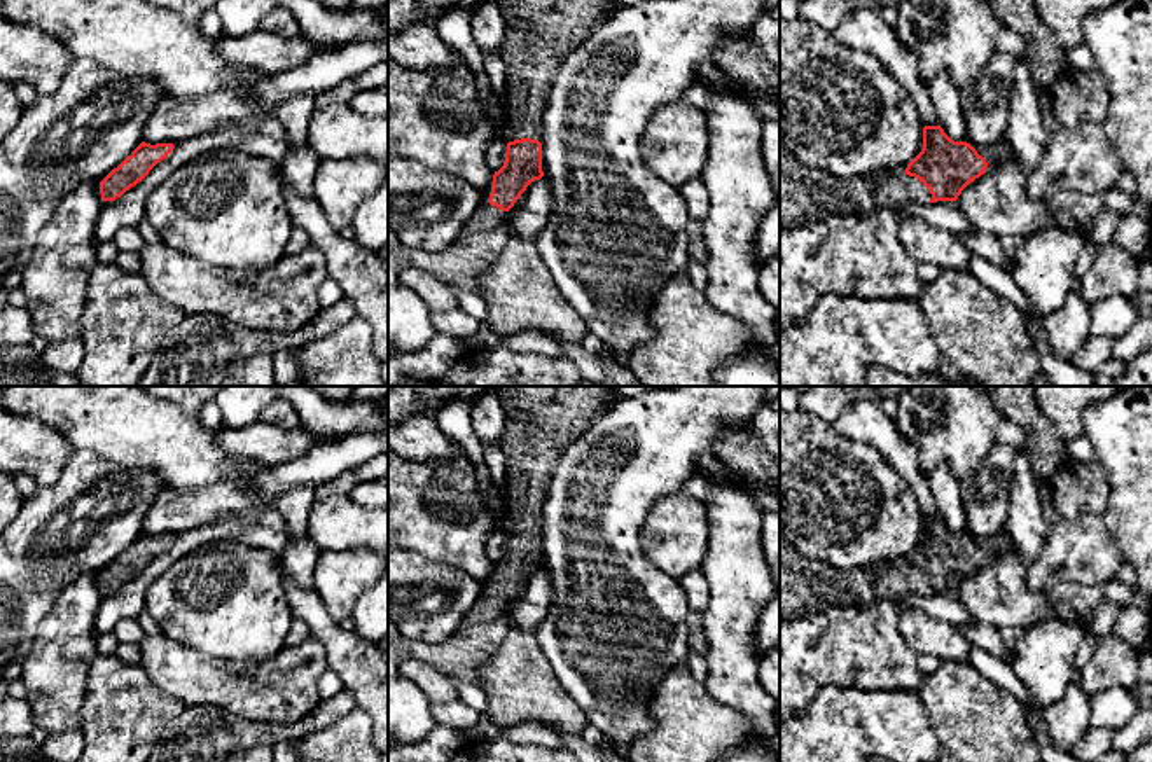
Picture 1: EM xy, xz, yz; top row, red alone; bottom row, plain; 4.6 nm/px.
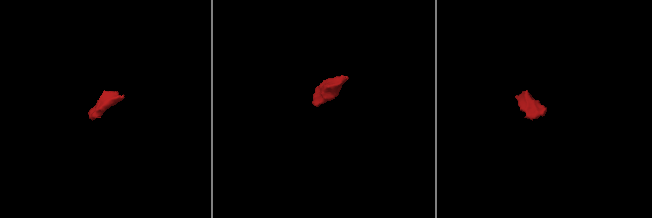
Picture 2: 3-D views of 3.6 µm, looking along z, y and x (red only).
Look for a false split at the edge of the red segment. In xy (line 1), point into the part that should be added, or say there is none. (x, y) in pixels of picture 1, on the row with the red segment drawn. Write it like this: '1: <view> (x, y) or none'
1: none

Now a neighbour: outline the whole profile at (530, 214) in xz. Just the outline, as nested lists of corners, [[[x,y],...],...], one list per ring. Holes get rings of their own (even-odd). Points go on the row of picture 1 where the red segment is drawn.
[[[540,178],[531,182],[514,206],[505,211],[505,222],[514,236],[535,241],[549,222],[551,208],[551,184]]]

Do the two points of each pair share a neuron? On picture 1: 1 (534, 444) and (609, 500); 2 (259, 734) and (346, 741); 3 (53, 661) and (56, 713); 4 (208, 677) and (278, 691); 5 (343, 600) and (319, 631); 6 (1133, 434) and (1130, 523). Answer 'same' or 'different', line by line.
1: different
2: different
3: same
4: same
5: different
6: same

